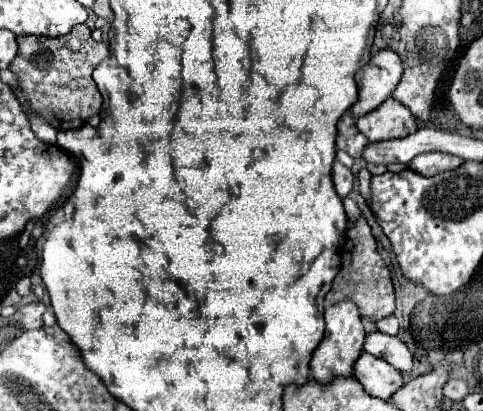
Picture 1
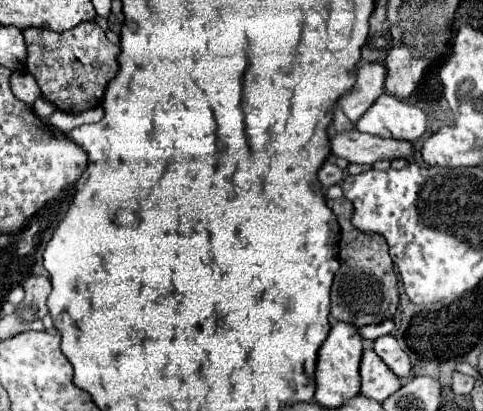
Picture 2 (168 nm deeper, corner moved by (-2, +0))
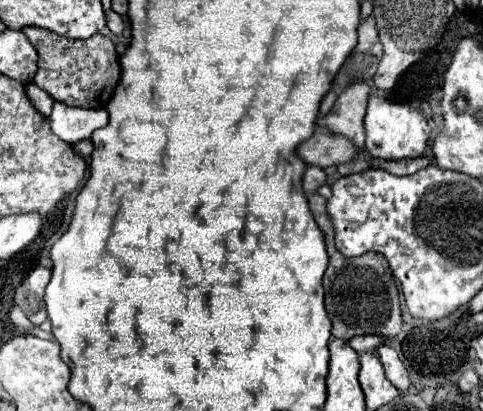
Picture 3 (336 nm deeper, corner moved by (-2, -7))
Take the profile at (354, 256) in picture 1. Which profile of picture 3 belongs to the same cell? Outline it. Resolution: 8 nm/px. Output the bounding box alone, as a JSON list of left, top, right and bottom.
[308,194,402,340]

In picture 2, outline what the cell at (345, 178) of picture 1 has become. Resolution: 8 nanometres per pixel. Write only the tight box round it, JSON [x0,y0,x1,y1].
[318,163,344,189]

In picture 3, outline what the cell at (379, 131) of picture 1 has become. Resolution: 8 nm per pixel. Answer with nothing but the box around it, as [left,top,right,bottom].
[364,94,430,160]

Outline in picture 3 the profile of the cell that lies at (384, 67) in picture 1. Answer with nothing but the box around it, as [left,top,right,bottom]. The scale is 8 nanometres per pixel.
[318,82,370,148]

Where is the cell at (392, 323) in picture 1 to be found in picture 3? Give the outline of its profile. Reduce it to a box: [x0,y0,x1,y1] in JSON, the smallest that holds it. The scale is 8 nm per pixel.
[348,336,386,354]

